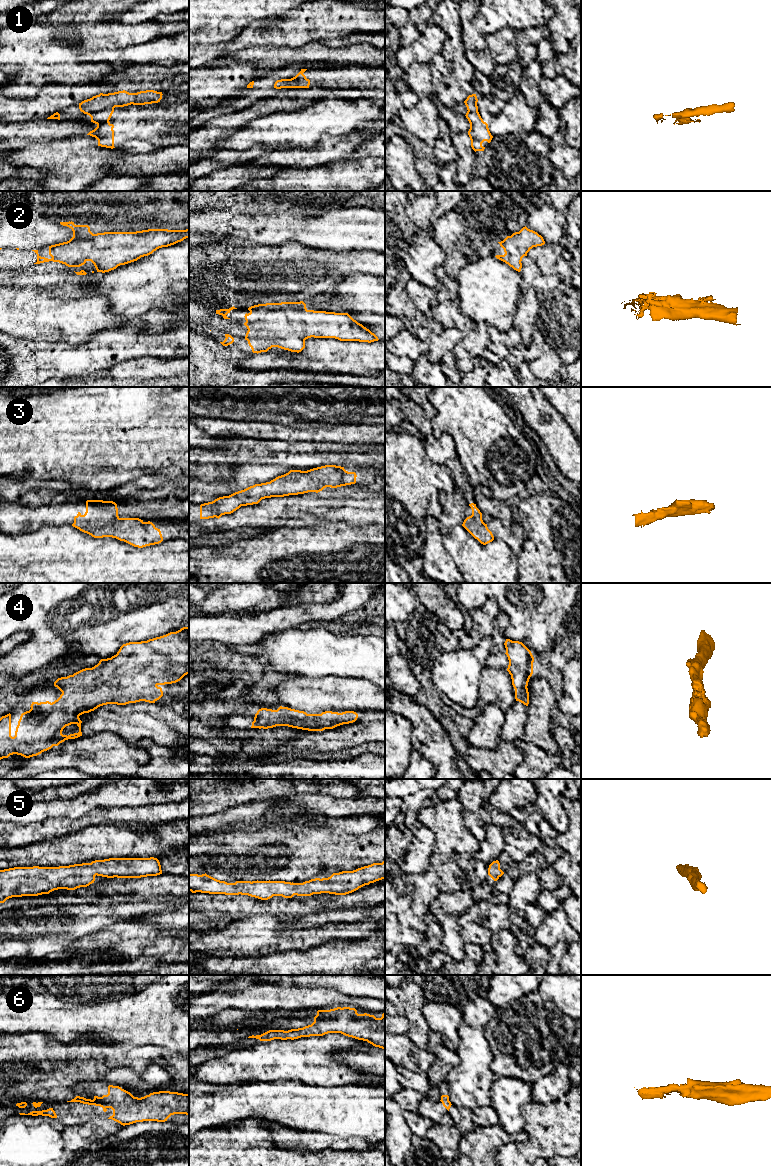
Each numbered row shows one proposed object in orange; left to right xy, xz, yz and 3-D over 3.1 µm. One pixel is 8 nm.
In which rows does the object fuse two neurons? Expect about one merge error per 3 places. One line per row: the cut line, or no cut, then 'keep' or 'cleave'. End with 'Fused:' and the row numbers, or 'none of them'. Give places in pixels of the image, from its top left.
1: cut in xy along (114, 107), (86, 113); cleave
2: no cut; keep
3: no cut; keep
4: no cut; keep
5: no cut; keep
6: no cut; keep
Fused: 1

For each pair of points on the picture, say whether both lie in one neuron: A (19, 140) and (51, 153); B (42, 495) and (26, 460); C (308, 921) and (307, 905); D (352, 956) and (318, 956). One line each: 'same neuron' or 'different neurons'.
A: different neurons
B: different neurons
C: different neurons
D: same neuron

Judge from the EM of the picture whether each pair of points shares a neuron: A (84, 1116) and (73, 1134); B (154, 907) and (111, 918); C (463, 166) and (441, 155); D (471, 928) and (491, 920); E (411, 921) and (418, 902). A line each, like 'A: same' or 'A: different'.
A: different
B: same
C: different
D: same
E: same

